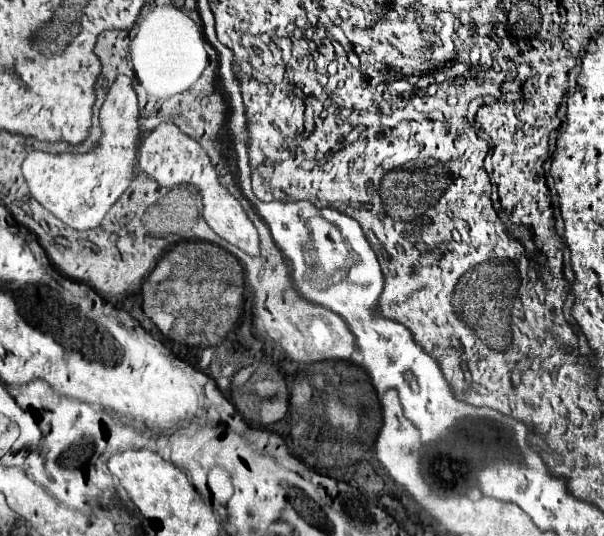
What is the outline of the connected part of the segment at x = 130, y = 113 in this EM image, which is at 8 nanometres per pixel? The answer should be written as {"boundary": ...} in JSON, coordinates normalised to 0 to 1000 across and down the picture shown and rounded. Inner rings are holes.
{"boundary":[[[194,142],[167,198],[167,269],[144,287],[48,284],[38,302],[38,328],[51,366],[124,429],[151,429],[167,418],[180,388],[210,354],[227,325],[227,276],[233,265],[227,175],[210,142]]]}

